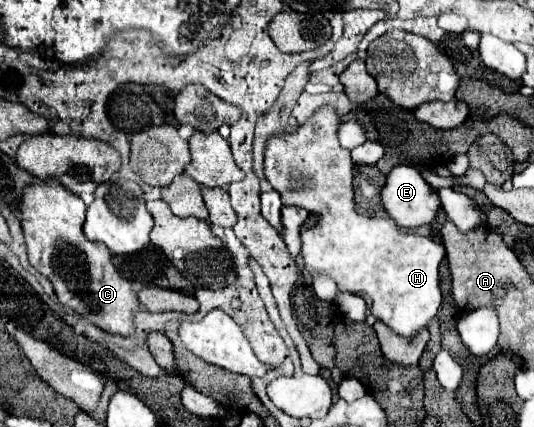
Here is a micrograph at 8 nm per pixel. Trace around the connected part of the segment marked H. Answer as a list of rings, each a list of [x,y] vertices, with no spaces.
[[[333,106],[319,108],[305,124],[293,132],[279,132],[267,140],[265,146],[265,178],[281,194],[283,204],[301,206],[311,214],[317,214],[317,224],[301,232],[303,240],[303,262],[309,274],[325,272],[329,274],[339,290],[349,290],[365,298],[371,306],[371,314],[393,328],[397,334],[413,338],[421,328],[425,328],[437,314],[441,306],[439,290],[439,264],[445,256],[445,248],[431,237],[397,230],[399,226],[391,218],[367,218],[359,216],[353,208],[353,162],[349,150],[339,146],[337,132],[341,126],[341,116]]]

